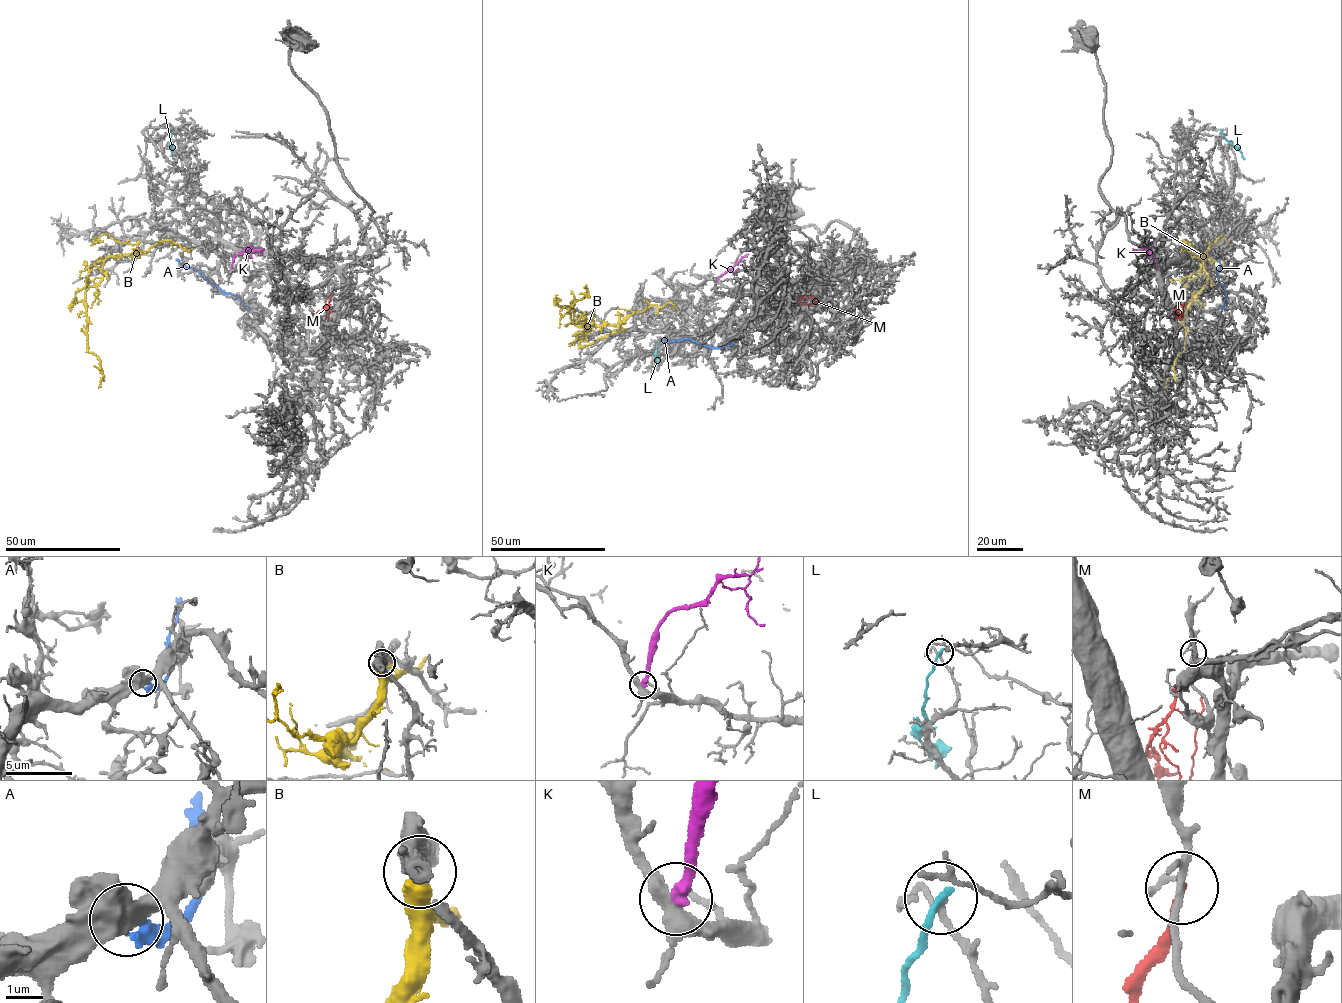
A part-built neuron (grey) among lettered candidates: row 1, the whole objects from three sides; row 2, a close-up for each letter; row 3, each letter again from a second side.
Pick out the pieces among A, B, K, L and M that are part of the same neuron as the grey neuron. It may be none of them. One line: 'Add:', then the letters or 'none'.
Add: none

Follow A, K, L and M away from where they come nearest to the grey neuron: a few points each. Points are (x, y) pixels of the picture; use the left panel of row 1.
A: (248, 307), (175, 259)
K: (231, 268), (234, 257), (246, 249), (259, 250), (262, 254)
L: (172, 130), (169, 145), (174, 158)
M: (331, 294), (327, 308), (319, 311), (313, 320)

